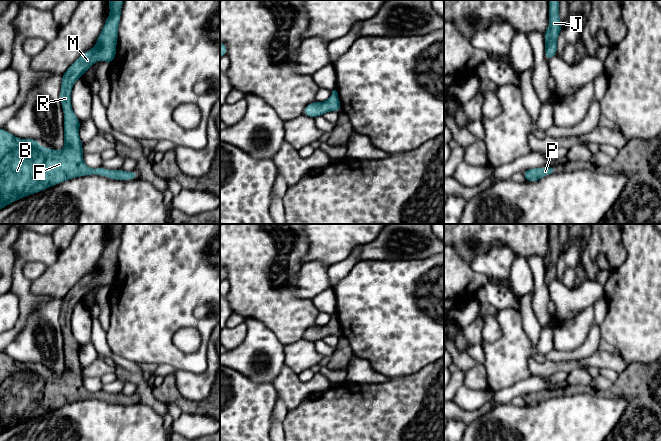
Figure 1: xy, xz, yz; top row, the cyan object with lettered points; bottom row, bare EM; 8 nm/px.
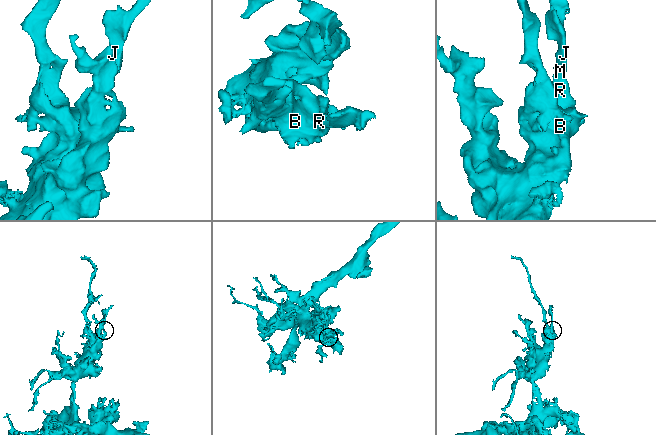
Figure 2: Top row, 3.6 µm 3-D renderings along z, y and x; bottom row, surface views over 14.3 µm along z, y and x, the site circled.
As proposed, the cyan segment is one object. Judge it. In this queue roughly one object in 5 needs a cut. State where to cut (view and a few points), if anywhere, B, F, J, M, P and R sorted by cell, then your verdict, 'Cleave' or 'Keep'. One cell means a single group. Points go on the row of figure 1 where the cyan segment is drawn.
No split. Groups: B F J M P R. Keep

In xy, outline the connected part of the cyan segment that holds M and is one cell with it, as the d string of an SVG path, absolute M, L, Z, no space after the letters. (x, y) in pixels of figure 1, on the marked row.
M108 0L110 15L96 45L80 55L62 75L60 101L64 113L64 148L60 151L39 146L39 139L20 139L0 128L0 209L75 177L105 176L113 180L136 180L136 170L88 168L83 160L79 137L81 121L74 114L70 96L77 79L96 61L113 63L116 57L118 26L124 0Z

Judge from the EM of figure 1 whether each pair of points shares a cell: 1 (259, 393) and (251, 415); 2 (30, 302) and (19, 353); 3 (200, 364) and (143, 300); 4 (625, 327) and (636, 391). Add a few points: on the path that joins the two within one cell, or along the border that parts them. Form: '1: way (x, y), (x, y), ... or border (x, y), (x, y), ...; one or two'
1: way (258, 398), (251, 405), (251, 410); one
2: border (42, 305), (28, 317), (26, 324), (12, 341); two
3: way (180, 360), (145, 325), (145, 320); one
4: border (628, 362), (650, 363); two

